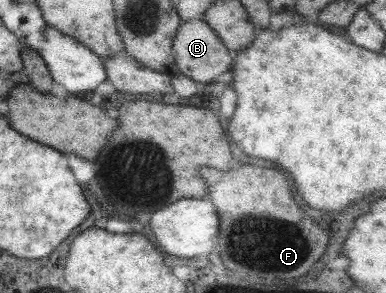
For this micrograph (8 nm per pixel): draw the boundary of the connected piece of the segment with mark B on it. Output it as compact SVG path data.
M202 18L180 22L172 40L172 50L179 74L189 77L200 86L212 84L216 76L227 73L232 68L233 54Z

